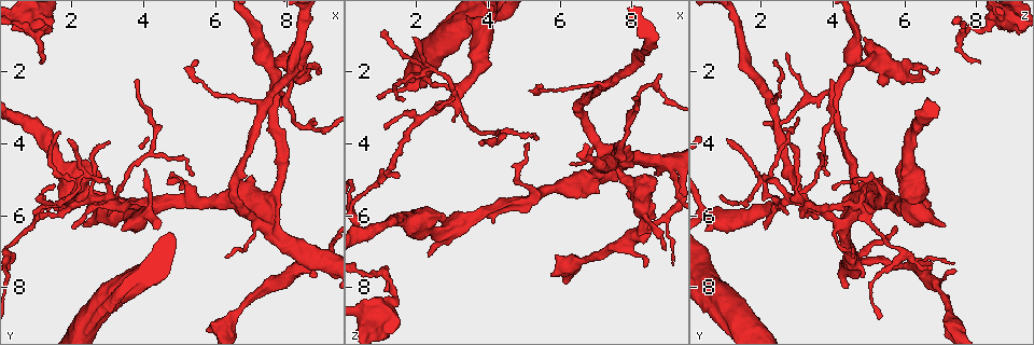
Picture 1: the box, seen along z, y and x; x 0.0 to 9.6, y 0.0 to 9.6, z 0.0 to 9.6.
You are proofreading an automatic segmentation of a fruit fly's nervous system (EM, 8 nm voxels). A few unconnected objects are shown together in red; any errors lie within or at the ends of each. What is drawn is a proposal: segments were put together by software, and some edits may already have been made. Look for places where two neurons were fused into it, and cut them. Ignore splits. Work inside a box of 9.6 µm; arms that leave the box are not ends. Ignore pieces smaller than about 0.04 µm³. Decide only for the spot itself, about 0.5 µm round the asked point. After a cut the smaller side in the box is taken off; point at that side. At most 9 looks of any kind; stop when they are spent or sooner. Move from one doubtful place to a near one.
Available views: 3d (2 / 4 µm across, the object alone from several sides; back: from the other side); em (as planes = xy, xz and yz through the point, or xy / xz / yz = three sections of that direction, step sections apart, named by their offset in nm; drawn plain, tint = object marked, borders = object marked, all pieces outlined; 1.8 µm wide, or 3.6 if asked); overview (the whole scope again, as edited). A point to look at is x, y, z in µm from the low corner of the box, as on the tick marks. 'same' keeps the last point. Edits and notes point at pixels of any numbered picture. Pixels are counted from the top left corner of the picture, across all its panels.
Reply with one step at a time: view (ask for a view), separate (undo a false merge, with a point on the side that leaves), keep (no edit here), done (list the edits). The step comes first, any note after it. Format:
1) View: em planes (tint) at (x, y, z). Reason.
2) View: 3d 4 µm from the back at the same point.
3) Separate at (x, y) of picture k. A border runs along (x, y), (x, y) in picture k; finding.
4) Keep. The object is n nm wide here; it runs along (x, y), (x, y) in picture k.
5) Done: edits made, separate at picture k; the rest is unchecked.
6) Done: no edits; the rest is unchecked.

View: em planes (plain) at (9.20, 7.05, 4.80). Abrupt turn.

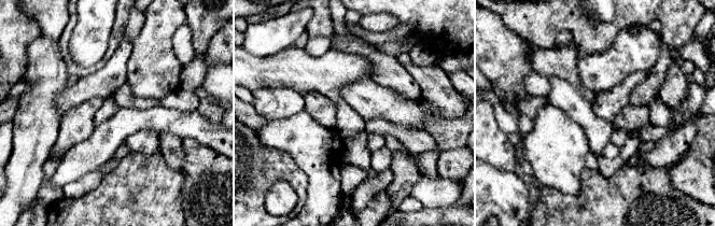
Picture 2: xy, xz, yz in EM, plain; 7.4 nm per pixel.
View: em planes (tint) at the same point.

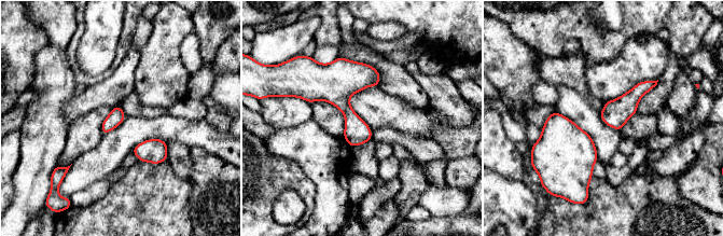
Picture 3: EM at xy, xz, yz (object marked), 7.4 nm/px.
Keep. All the same neuron.

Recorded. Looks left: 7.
View: 3d 4 µm at (7.20, 6.05, 4.55). A narrow waist.

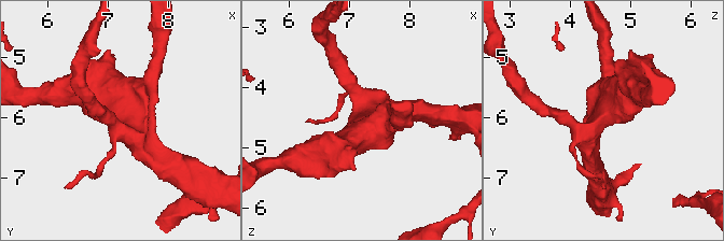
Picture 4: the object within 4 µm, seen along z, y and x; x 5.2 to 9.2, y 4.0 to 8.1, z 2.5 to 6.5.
View: em 3.6 µm xy step 16 (tint) at (7.20, 6.00, 4.50). Need the tissue.

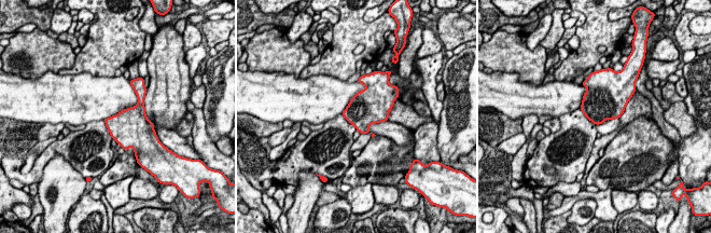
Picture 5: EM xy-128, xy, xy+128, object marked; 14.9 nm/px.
View: em 3.6 µm planes (tint) at the same point.

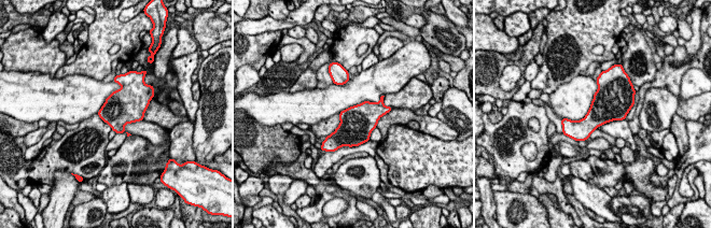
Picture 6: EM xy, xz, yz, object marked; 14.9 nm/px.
Keep. One neuron here.

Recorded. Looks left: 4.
View: em planes (borders) at (3.10, 5.55, 2.80). Four arms meet.

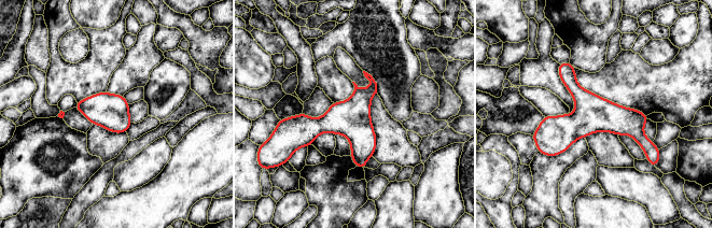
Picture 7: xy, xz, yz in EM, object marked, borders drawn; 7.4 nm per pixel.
Keep. It runs along (535, 137), (625, 123), (651, 147) in picture 7; all the same neuron.

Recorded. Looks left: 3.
View: 3d 4 µm at (2.90, 5.80, 6.50). A fork.

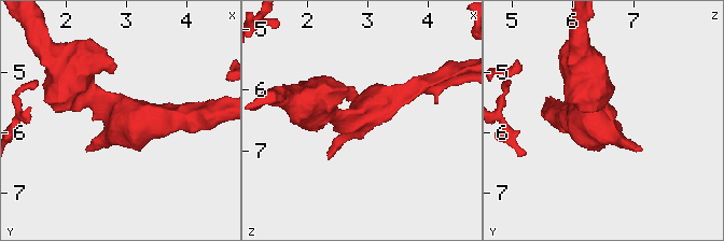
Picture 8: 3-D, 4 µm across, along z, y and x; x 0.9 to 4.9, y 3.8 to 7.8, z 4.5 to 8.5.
View: em 3.6 µm xz step 4 (tint) at (2.90, 5.70, 6.45).

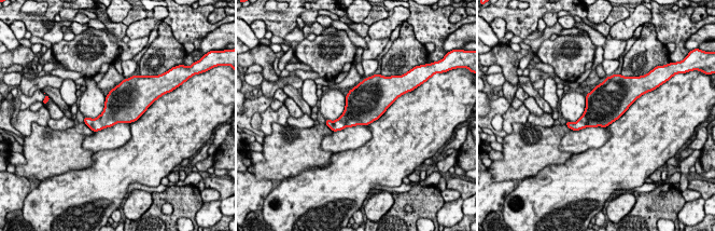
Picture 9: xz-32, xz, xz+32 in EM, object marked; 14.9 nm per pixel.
View: em 3.6 µm planes (tint) at the same point. Another direction.

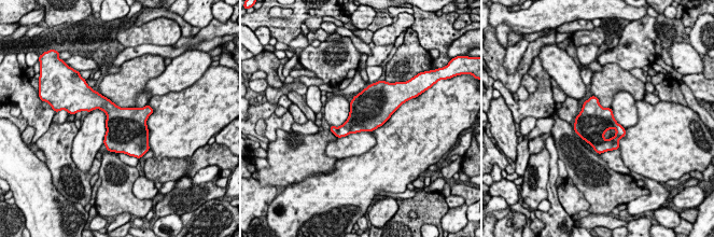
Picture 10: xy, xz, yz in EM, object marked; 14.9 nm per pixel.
Keep. The object is 480 nm wide here; one neuron here.

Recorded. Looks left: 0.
Done: no edits; the rest is unchecked.

